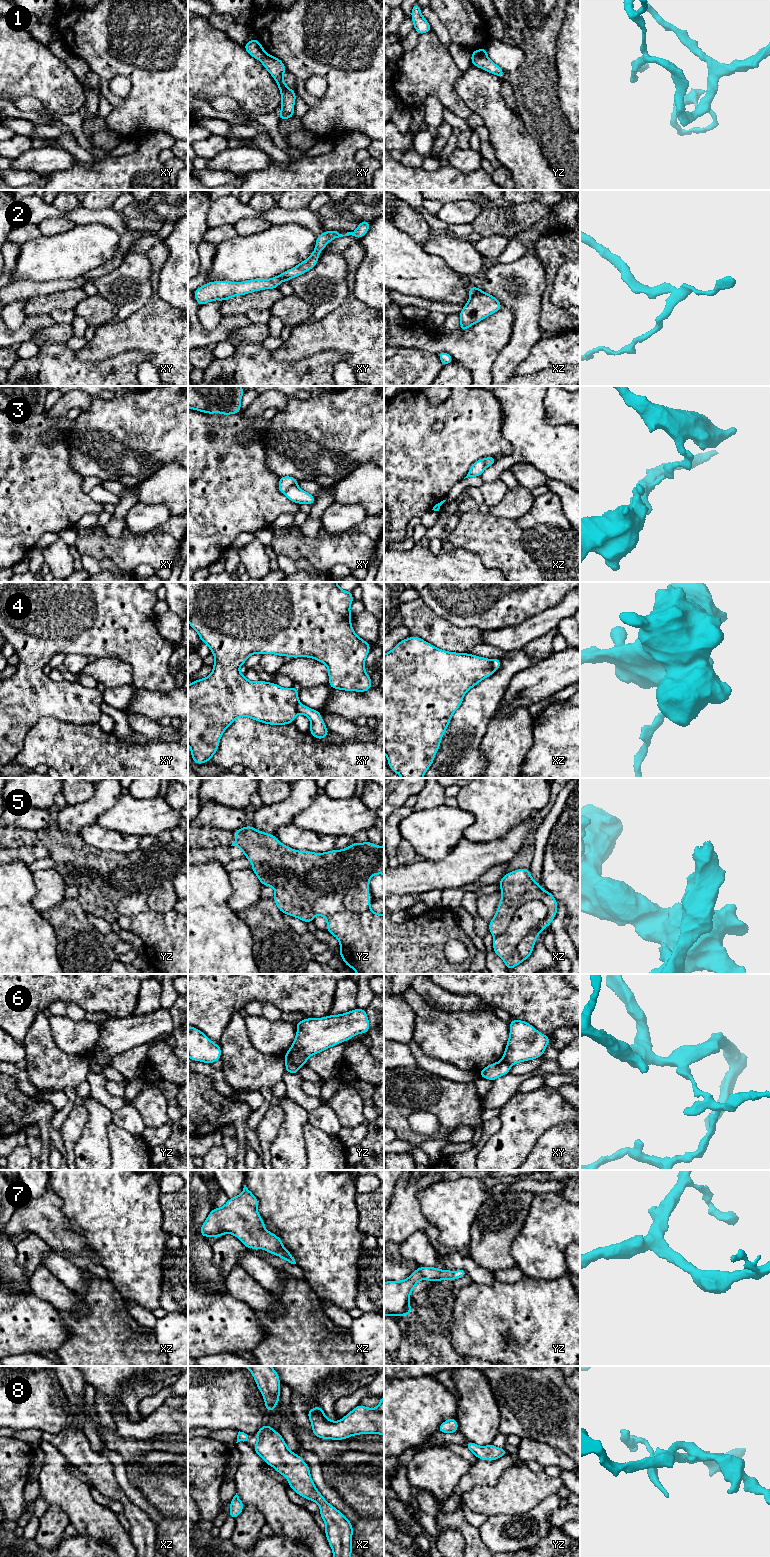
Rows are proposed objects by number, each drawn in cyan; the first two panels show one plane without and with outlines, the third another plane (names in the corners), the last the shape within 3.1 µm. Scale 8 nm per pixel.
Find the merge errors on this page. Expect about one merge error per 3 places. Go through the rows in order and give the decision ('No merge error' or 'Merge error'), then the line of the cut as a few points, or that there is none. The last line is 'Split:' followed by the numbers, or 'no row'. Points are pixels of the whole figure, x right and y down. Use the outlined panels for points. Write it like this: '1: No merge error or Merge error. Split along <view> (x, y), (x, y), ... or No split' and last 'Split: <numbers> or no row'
1: Merge error. Split along yz (472, 53), (478, 56), (486, 56)
2: Merge error. Split along xz (480, 289), (470, 298)
3: Merge error. Split along xy (295, 484), (291, 485), (284, 494)
4: Merge error. Split along xz (491, 660), (494, 671)
5: Merge error. Split along xz (538, 899), (546, 908), (546, 916), (518, 945), (523, 959)
6: Merge error. Split along yz (286, 1061), (302, 1065)
7: No merge error. No split
8: No merge error. No split
Split: 1, 2, 3, 4, 5, 6

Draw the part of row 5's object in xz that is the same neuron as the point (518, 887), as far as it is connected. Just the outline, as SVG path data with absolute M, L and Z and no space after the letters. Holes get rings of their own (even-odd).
M529 868L514 870L499 881L502 893L494 918L489 922L489 933L498 936L504 933L515 912L530 900L539 900L547 908L546 918L518 945L518 952L524 960L533 952L540 932L550 926L557 914L557 901L546 890L541 890L543 883L537 883L531 877Z

